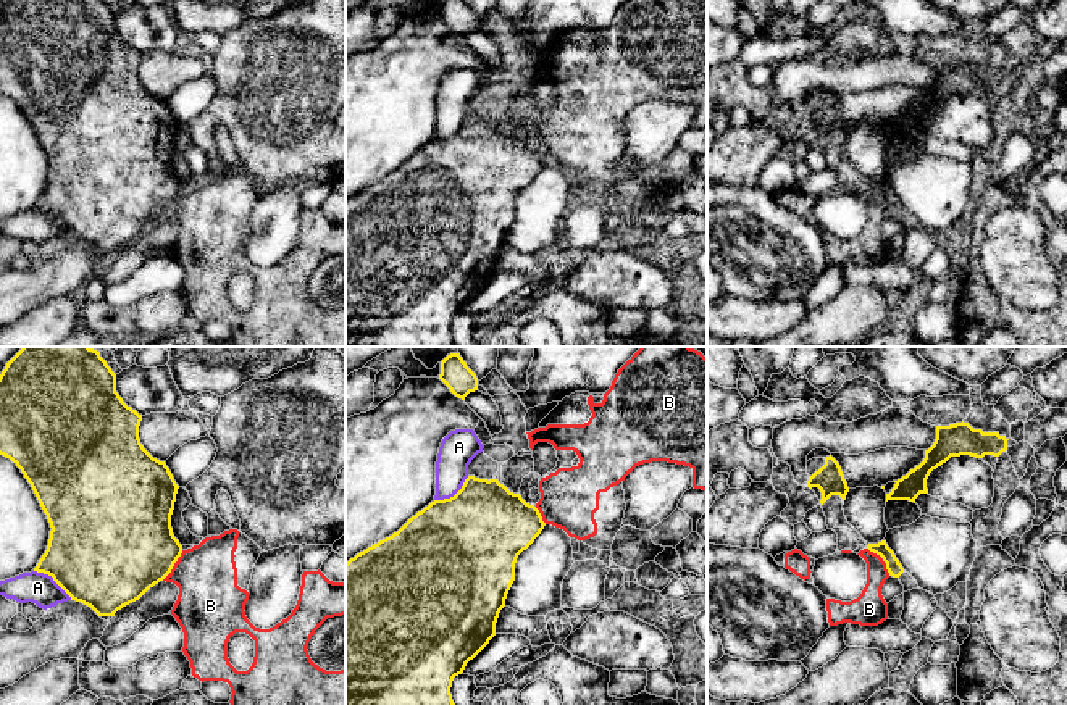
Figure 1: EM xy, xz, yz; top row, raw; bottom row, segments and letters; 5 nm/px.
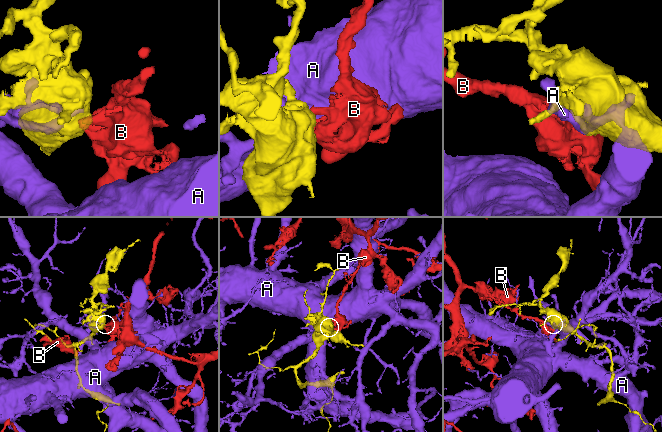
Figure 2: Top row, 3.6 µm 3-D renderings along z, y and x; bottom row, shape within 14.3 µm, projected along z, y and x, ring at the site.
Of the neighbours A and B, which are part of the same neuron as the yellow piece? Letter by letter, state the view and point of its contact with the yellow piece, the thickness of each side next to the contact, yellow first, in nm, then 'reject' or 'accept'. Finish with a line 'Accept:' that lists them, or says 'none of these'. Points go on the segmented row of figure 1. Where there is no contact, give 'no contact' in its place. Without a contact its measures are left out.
A: meets yellow in xy at (54, 579); 480 nm thick on the yellow side, 160 nm on the other; reject
B: meets yellow in yz at (883, 560); 80 nm thick on the yellow side, 160 nm on the other; reject
Accept: none of these

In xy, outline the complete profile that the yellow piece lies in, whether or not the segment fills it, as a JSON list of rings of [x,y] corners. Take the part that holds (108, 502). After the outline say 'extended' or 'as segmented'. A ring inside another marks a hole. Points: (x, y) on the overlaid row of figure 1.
[[[23,347],[0,374],[0,455],[10,458],[21,469],[52,528],[47,550],[34,571],[52,576],[71,600],[90,607],[98,616],[115,616],[118,610],[139,600],[150,587],[171,573],[182,553],[182,545],[174,537],[171,528],[171,515],[179,486],[166,463],[153,458],[140,444],[140,421],[142,415],[128,407],[116,392],[116,374],[100,357],[100,352],[90,347]]]; as segmented

